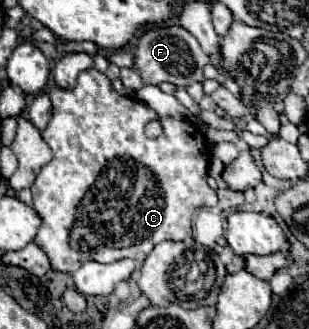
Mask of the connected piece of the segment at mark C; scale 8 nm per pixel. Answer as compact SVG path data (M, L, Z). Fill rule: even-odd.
M95 68L81 72L73 90L49 90L49 98L53 104L53 118L41 134L53 150L53 160L41 168L31 192L33 206L43 218L35 242L51 258L53 270L75 272L87 260L103 264L121 258L145 260L153 246L163 240L187 240L195 210L217 204L217 194L207 184L207 140L195 124L161 118L163 134L147 138L145 124L155 120L155 112L135 98L117 94L109 78ZM101 176L103 186L97 182Z

